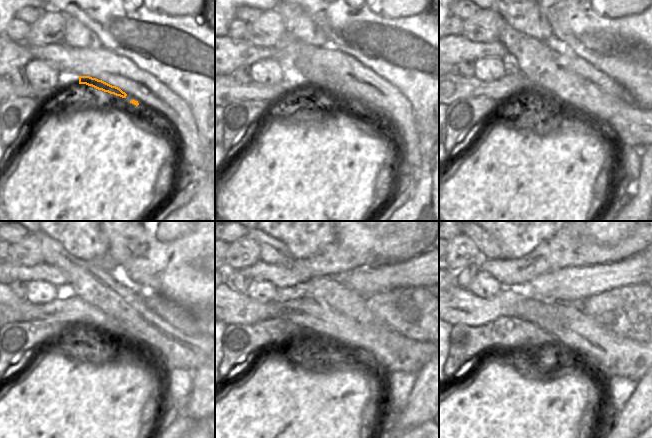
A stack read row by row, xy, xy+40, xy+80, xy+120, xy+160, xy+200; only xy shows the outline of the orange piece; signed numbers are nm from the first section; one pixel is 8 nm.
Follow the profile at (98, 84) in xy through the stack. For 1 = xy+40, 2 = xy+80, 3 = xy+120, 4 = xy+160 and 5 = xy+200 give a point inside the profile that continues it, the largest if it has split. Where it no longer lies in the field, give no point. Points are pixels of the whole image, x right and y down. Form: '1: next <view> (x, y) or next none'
1: next xy+40 (319, 78)
2: next xy+80 (624, 124)
3: next xy+120 (92, 283)
4: next xy+160 (401, 351)
5: next xy+200 (625, 353)

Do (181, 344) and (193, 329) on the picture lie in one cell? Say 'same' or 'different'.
different

